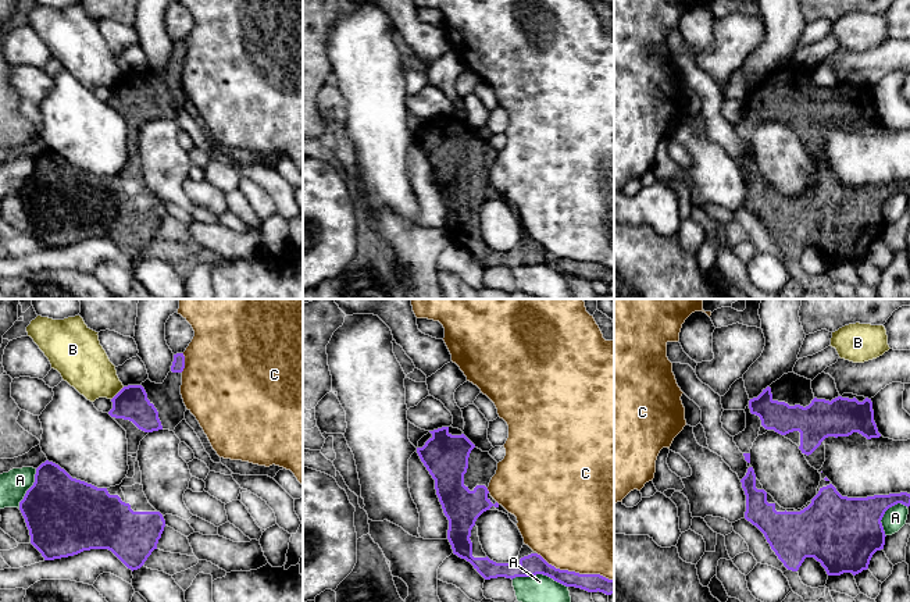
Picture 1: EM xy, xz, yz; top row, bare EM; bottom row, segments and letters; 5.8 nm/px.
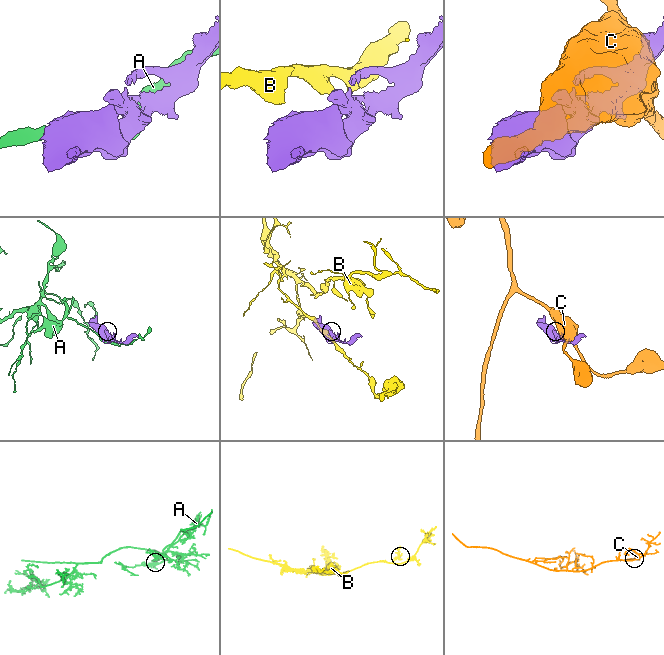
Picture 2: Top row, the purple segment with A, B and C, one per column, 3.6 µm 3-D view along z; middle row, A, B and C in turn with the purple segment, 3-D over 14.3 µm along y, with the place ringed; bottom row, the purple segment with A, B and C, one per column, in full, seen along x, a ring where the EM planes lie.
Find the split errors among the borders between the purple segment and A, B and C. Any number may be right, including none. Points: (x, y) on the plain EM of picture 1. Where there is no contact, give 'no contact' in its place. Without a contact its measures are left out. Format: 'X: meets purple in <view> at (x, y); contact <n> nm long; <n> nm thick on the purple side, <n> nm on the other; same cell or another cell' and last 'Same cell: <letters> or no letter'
A: meets purple in xz at (539, 262); contact 340 nm long; 120 nm thick on the purple side, 220 nm on the other; another cell
B: meets purple in xy at (117, 82); contact 110 nm long; 190 nm thick on the purple side, 280 nm on the other; another cell
C: meets purple in xz at (574, 260); contact 480 nm long; 120 nm thick on the purple side, 500 nm on the other; another cell
Same cell: no letter

